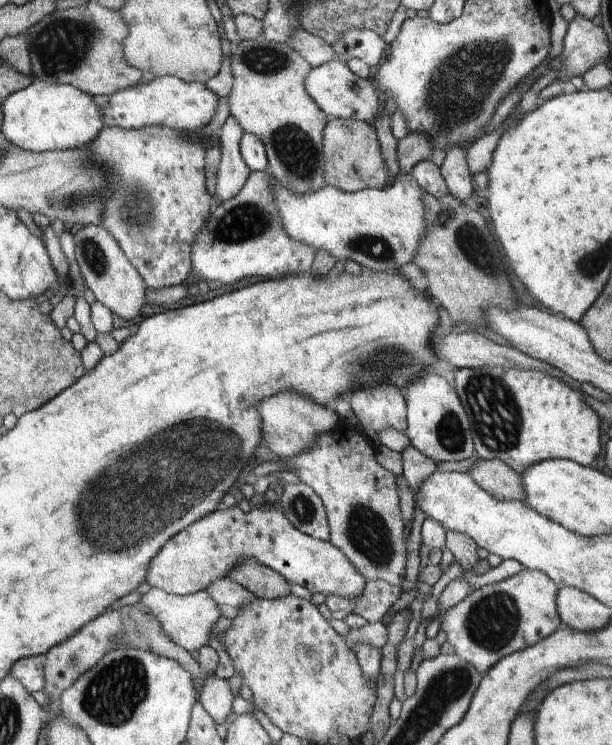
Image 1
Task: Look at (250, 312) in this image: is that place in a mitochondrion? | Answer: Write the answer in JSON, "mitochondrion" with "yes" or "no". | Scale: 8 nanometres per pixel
{"mitochondrion":"no"}

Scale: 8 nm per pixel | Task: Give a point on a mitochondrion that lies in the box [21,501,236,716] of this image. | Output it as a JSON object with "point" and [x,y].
{"point":[74,661]}

